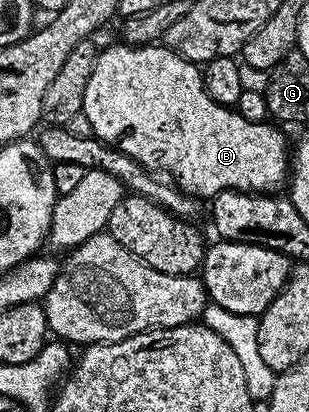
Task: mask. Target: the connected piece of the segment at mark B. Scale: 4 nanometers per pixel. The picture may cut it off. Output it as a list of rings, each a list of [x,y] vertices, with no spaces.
[[[116,44],[117,46],[109,46],[100,55],[96,55],[93,71],[91,72],[91,80],[87,80],[87,88],[83,92],[83,104],[81,105],[81,113],[87,116],[87,120],[91,120],[91,128],[93,129],[93,137],[101,139],[109,146],[114,146],[116,150],[122,150],[127,156],[131,156],[138,164],[147,171],[157,176],[164,176],[166,179],[172,180],[177,189],[185,194],[191,194],[198,200],[212,200],[219,192],[224,190],[248,190],[250,192],[277,192],[286,185],[287,175],[291,170],[291,146],[285,143],[285,134],[276,125],[270,124],[268,121],[252,122],[245,120],[243,116],[237,113],[236,109],[228,106],[221,106],[215,100],[211,100],[211,96],[207,96],[205,91],[205,80],[202,71],[199,69],[198,63],[189,62],[182,54],[169,49],[164,44],[154,44],[151,46],[126,46],[124,44]]]

